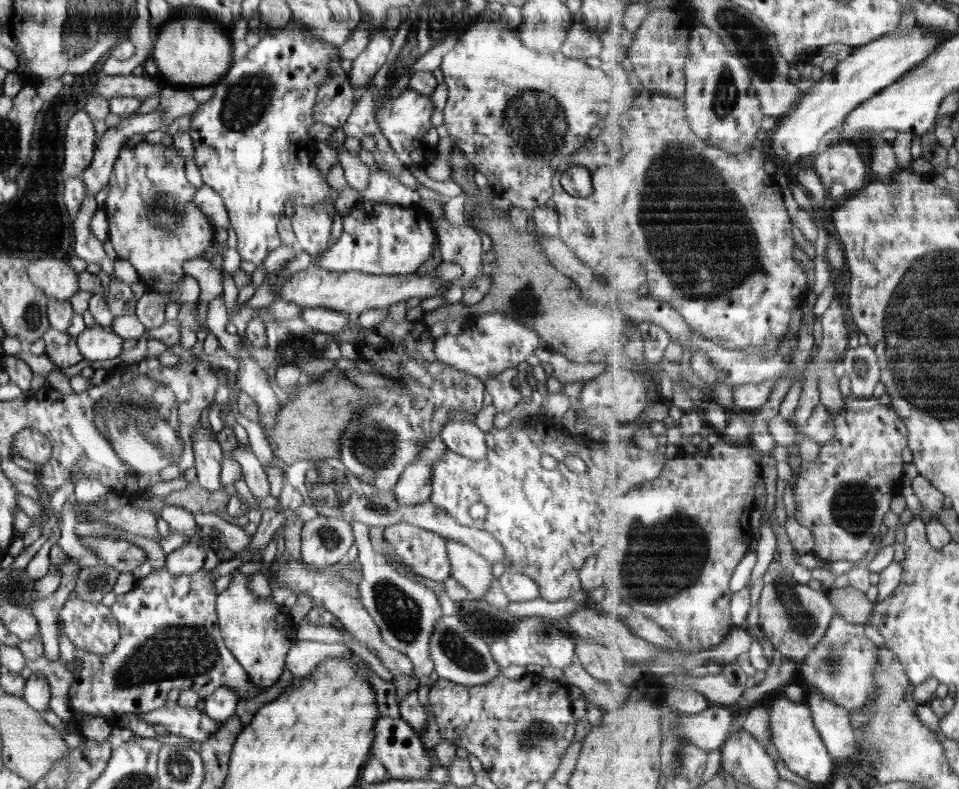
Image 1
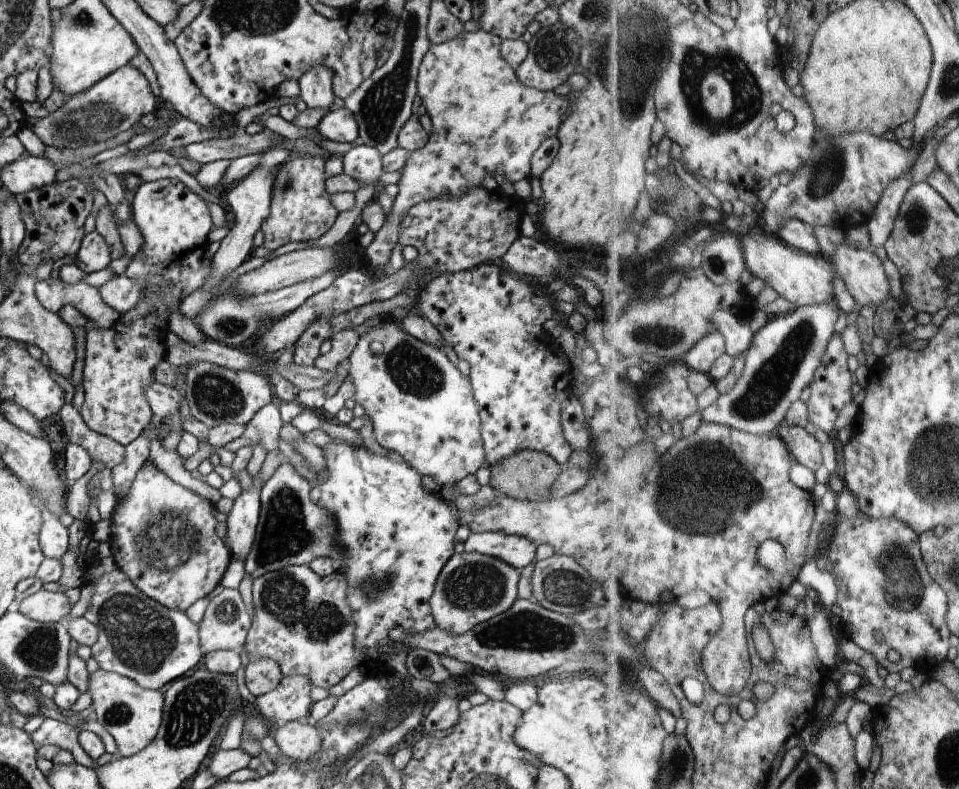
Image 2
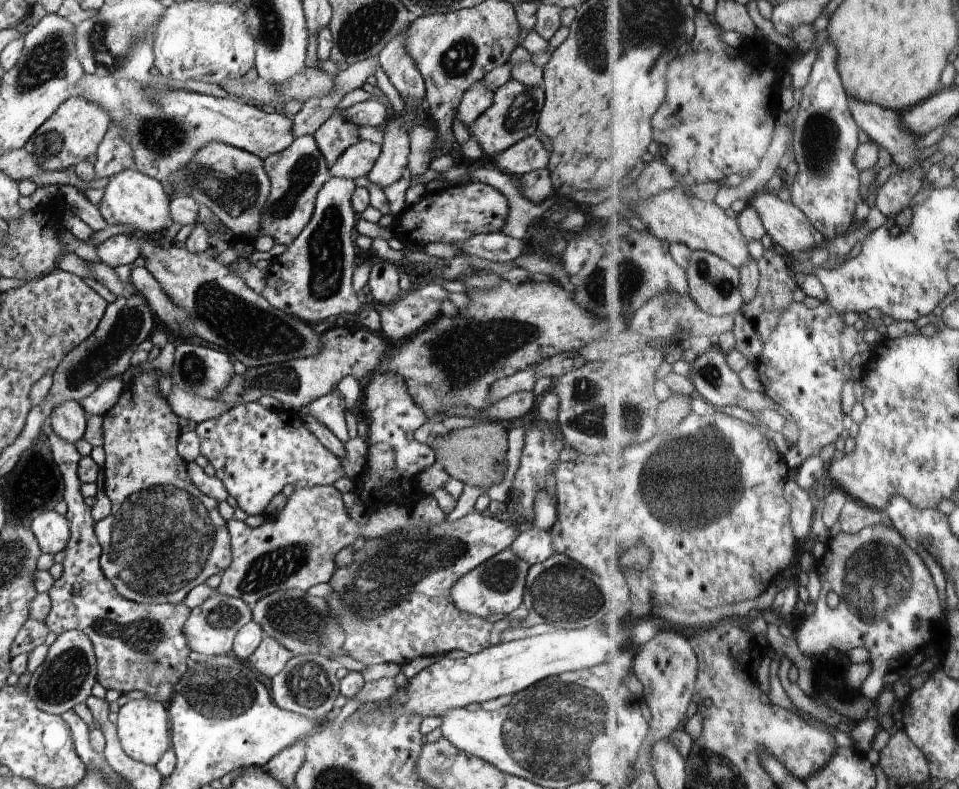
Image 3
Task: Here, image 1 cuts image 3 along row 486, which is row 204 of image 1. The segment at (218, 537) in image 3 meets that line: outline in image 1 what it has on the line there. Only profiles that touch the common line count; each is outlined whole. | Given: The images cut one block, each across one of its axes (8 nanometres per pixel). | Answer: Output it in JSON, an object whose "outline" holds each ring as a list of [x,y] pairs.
{"outline":[[[138,138],[136,144],[131,147],[124,146],[124,148],[119,152],[118,159],[114,162],[114,169],[112,170],[111,176],[109,178],[110,191],[106,195],[106,201],[104,204],[104,210],[106,216],[108,216],[108,226],[109,226],[109,240],[117,252],[118,258],[130,262],[130,264],[138,272],[139,277],[139,292],[145,293],[158,293],[160,295],[168,295],[180,281],[182,281],[182,276],[184,275],[183,264],[187,260],[192,260],[193,258],[202,257],[209,246],[216,243],[215,240],[215,230],[213,225],[208,221],[208,218],[202,214],[202,210],[194,204],[194,195],[197,190],[188,182],[186,179],[186,168],[185,168],[185,158],[172,148],[166,148],[164,145],[154,145],[149,144],[147,141]]]}

